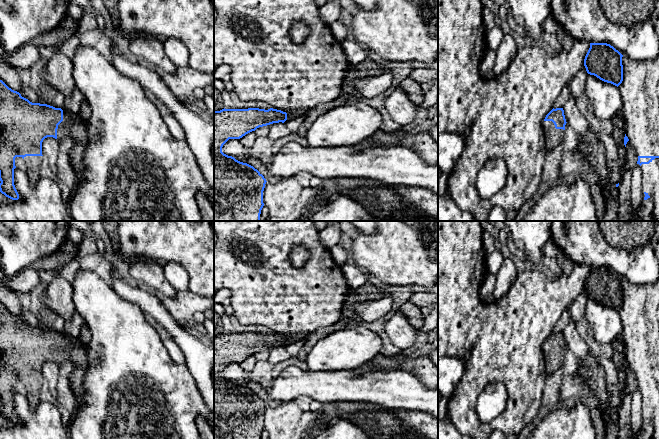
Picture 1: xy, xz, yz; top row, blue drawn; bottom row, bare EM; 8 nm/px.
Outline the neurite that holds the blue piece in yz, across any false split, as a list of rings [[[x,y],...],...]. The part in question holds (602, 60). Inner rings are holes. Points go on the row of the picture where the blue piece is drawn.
[[[590,43],[584,66],[590,75],[619,86],[623,81],[623,55],[607,43]]]

